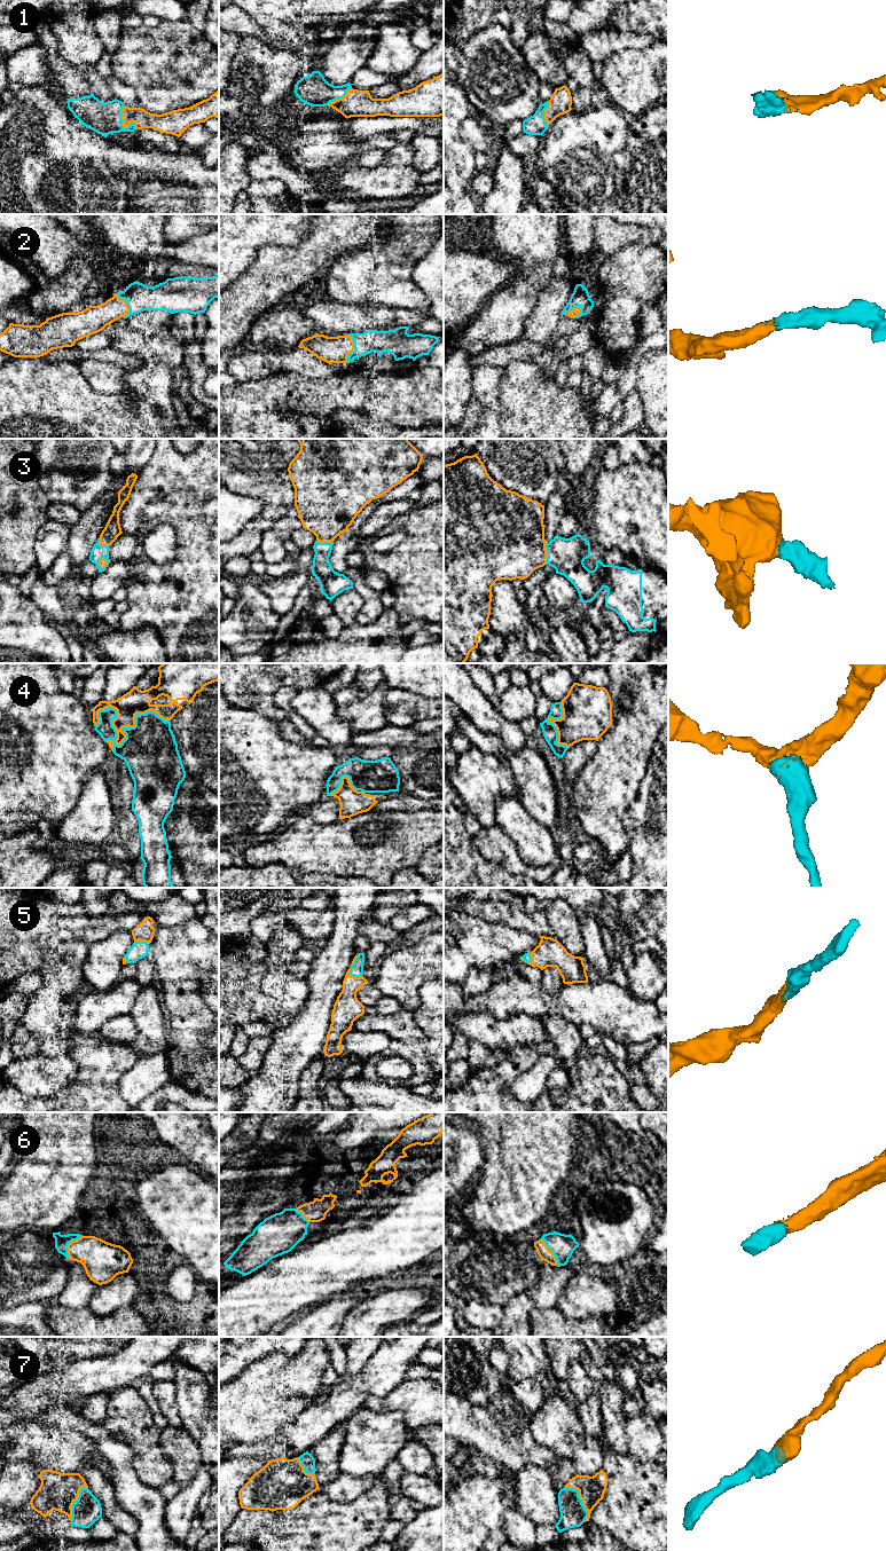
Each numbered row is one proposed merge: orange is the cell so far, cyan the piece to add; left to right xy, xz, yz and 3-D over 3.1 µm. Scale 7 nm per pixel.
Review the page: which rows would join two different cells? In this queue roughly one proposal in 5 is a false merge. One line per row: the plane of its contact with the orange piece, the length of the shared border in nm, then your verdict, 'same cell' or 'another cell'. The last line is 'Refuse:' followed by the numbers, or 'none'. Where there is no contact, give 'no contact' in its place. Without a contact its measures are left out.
1: meets orange in xy; contact 190 nm long; same cell
2: meets orange in xz; contact 200 nm long; same cell
3: meets orange in yz; contact 150 nm long; same cell
4: meets orange in xy; contact 550 nm long; same cell
5: meets orange in xz; contact 170 nm long; same cell
6: meets orange in xy; contact 200 nm long; same cell
7: meets orange in yz; contact 300 nm long; same cell
Refuse: none

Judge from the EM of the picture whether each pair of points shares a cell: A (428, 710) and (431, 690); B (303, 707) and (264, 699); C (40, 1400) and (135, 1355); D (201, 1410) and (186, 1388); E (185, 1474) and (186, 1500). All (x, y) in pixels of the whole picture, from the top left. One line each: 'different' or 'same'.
A: different
B: different
C: same
D: same
E: different

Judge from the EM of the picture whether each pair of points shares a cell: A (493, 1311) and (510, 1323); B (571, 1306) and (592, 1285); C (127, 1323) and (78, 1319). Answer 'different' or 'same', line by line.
A: different
B: same
C: same

